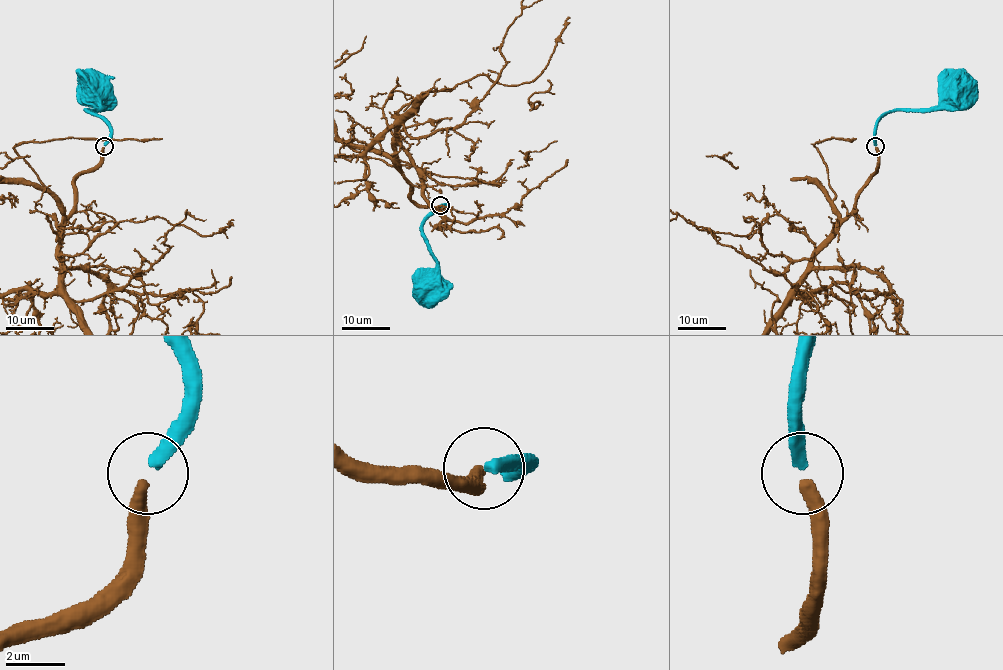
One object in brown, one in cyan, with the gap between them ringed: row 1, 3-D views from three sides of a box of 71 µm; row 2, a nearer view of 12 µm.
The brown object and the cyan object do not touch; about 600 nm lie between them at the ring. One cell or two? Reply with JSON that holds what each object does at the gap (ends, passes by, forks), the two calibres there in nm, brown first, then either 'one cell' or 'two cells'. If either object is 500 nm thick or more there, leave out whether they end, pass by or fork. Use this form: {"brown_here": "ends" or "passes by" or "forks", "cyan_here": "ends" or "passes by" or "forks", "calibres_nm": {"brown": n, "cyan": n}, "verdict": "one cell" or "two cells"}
{"brown_here": "ends", "cyan_here": "ends", "calibres_nm": {"brown": 440, "cyan": 440}, "verdict": "one cell"}

